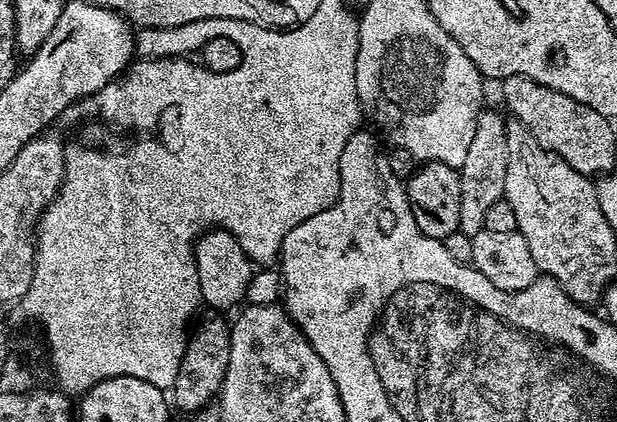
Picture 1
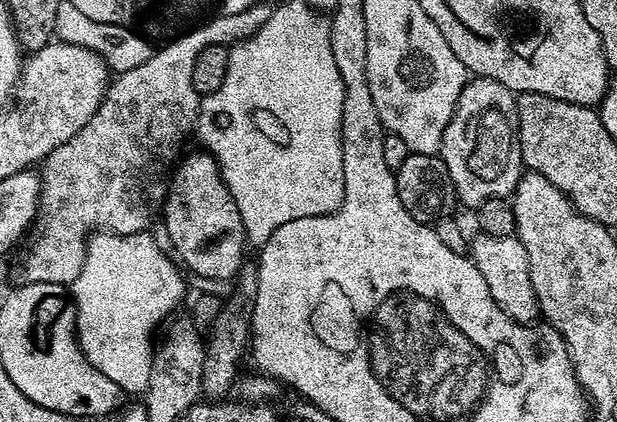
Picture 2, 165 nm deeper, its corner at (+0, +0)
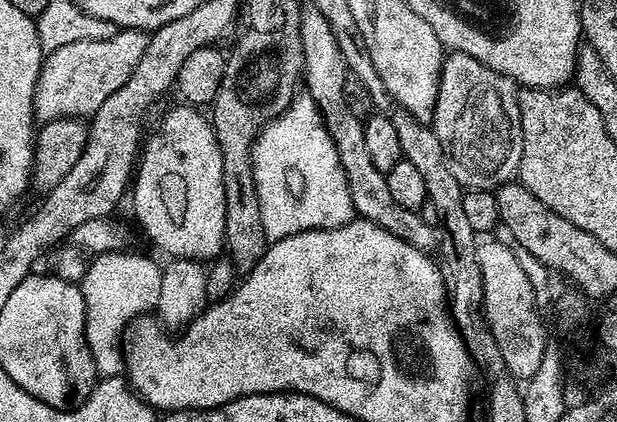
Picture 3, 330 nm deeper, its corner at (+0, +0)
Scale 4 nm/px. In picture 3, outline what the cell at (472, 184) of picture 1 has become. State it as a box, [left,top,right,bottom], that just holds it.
[430,51,522,190]

